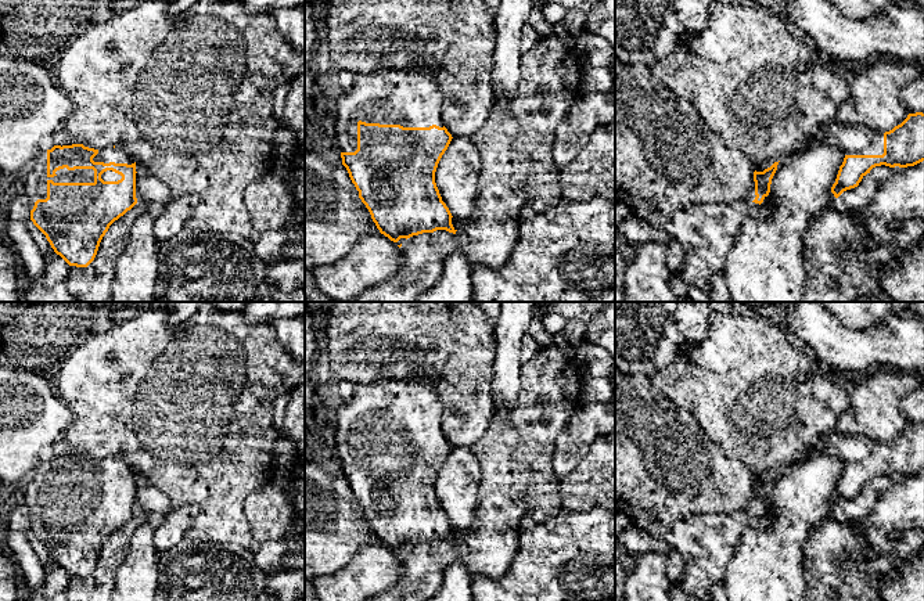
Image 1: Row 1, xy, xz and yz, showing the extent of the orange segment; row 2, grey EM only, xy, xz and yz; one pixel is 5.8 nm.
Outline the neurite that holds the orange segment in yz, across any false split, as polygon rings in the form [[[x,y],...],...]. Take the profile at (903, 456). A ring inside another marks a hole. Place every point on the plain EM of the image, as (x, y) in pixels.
[[[909,424],[889,442],[834,432],[815,442],[806,454],[827,450],[844,464],[831,503],[838,508],[859,496],[876,476],[907,478],[924,471],[924,424]]]

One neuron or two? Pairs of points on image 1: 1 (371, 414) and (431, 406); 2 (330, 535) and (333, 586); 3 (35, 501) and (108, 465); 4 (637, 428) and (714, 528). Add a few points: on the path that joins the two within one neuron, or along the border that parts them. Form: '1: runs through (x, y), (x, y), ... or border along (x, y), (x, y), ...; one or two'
1: runs through (387, 414), (405, 414), (416, 410); one
2: border along (358, 553), (338, 569), (319, 576); two
3: runs through (58, 504), (89, 504), (104, 489); one
4: border along (736, 511), (694, 513), (680, 518), (673, 525); two

